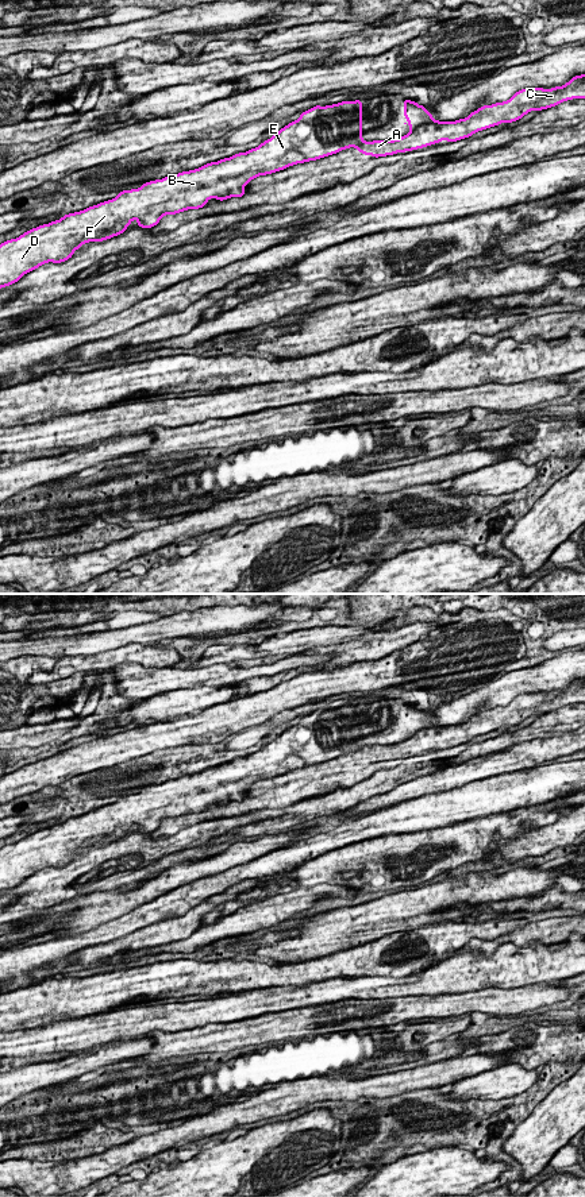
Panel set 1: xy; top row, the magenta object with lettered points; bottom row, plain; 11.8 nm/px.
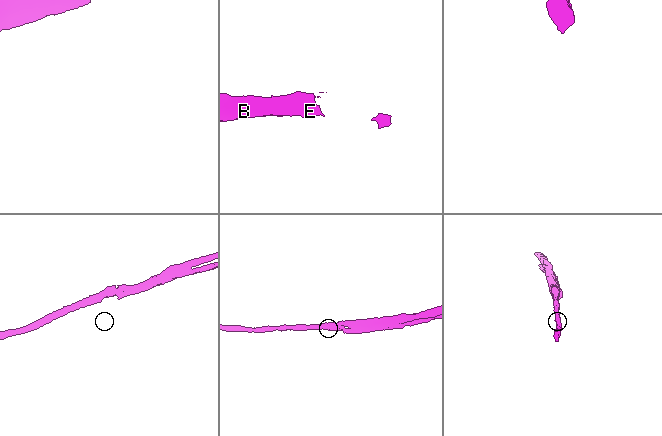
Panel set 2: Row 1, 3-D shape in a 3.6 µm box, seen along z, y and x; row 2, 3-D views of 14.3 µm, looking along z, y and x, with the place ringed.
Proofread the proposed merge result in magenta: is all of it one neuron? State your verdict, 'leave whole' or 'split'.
split

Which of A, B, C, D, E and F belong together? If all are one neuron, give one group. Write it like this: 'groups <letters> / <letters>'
groups A C / B D E F

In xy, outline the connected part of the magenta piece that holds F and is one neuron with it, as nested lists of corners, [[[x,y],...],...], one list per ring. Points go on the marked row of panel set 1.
[[[362,100],[315,105],[255,148],[145,182],[139,189],[122,190],[112,200],[5,240],[0,244],[0,289],[45,263],[70,259],[85,243],[126,232],[134,219],[136,227],[153,228],[165,215],[203,208],[209,198],[240,198],[245,185],[259,175],[338,154],[363,142]]]

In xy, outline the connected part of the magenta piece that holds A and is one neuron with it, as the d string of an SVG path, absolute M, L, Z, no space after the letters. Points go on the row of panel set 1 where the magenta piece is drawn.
M585 74L573 76L565 85L551 89L528 88L517 90L508 101L482 105L467 117L455 121L423 124L399 139L365 140L357 147L357 152L380 158L428 147L442 140L454 143L501 123L516 121L531 111L547 109L573 99L585 99Z

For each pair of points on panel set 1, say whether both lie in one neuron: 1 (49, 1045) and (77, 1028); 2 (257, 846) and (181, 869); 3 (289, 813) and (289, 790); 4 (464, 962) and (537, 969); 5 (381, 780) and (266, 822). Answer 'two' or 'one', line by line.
1: one
2: one
3: two
4: one
5: one

